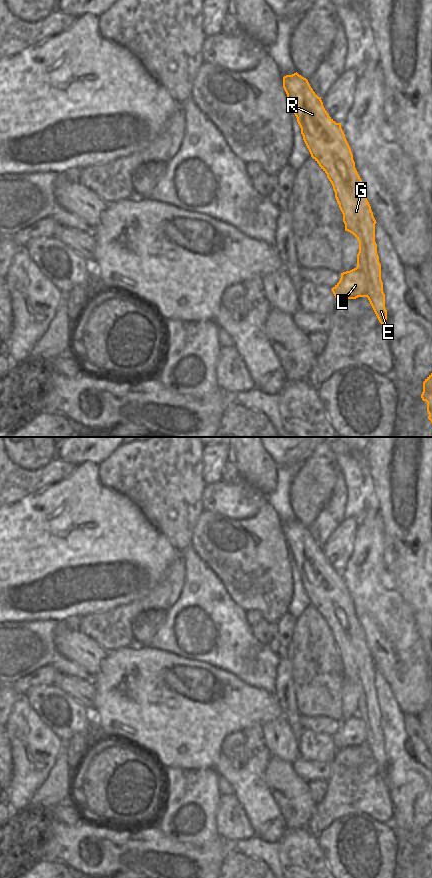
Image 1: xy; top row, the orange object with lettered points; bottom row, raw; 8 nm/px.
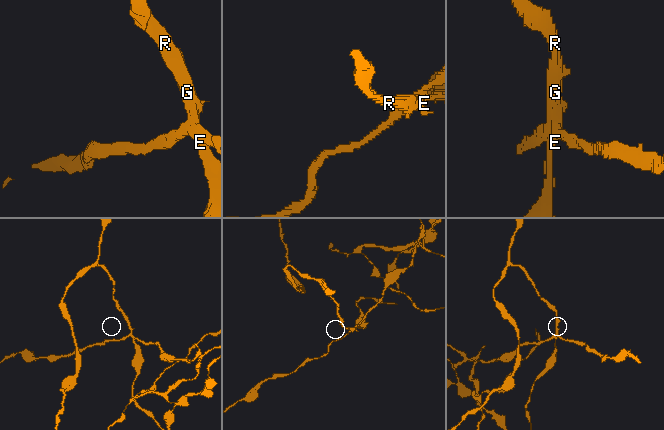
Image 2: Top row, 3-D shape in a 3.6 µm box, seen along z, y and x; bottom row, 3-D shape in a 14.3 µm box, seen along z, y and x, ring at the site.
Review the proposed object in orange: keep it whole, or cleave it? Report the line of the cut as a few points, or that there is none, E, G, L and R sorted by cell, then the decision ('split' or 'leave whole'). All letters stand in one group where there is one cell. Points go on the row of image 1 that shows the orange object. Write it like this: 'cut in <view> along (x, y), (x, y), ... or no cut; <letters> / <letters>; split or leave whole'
cut in xy along (357, 266), (364, 274), (367, 296); E G R / L; split

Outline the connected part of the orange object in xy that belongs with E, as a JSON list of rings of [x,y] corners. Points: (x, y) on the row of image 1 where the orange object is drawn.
[[[297,72],[283,77],[283,88],[311,157],[327,174],[333,186],[343,214],[345,231],[352,233],[359,242],[357,267],[367,280],[367,298],[379,322],[385,326],[387,310],[375,242],[377,222],[341,123],[336,123],[329,116],[321,97],[315,94],[308,80]]]

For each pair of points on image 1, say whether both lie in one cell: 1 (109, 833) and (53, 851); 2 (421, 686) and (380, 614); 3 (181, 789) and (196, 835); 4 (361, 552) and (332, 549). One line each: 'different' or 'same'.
1: same
2: same
3: same
4: different

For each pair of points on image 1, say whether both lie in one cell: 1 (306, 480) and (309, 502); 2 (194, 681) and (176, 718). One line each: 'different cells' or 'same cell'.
1: same cell
2: same cell

